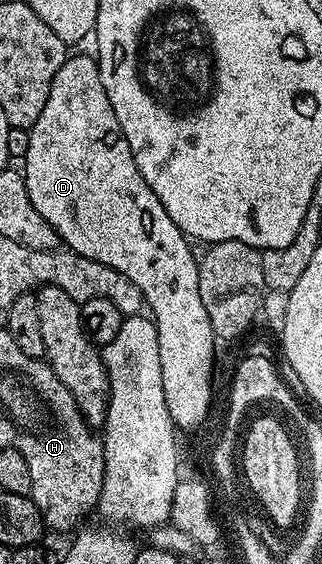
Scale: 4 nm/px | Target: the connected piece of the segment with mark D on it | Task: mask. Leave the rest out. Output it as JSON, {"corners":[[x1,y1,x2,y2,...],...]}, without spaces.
{"corners":[[68,54,67,61,57,69,57,77,53,77,49,101,45,101,41,117,29,128,29,153,25,160,29,201,33,201,33,209,49,221,66,250,101,261,101,265,109,265,109,269,117,269,117,273,129,277,129,281,141,289,146,310,151,310,150,318,159,331,162,381,169,417,179,429,204,426,213,390,211,370,215,367,217,338,198,289,197,255,191,252,192,244,183,231,177,229,173,217,165,213,165,205,157,201,157,193,145,185,145,177,141,177,129,141,125,141,113,113,113,105,109,105,109,97,105,97,98,62,87,55]]}

